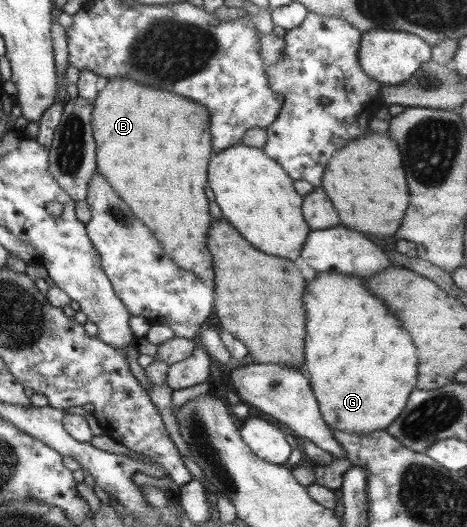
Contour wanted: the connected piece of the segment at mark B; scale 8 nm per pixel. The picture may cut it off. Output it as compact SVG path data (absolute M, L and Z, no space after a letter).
M119 78L107 79L107 82L103 89L97 91L97 97L93 101L90 116L90 125L92 128L92 137L95 141L95 164L96 170L105 178L105 182L113 188L113 192L129 206L129 210L133 212L133 216L137 220L141 220L153 234L153 238L161 244L163 252L166 256L169 256L173 260L173 264L177 264L179 268L195 274L199 280L212 280L213 281L213 267L212 267L212 256L207 248L207 231L211 224L211 215L207 209L207 198L203 193L206 184L206 170L207 162L212 156L210 138L211 133L209 132L209 114L207 110L195 102L187 100L187 98L179 98L177 94L167 94L167 92L157 92L157 90L147 90L147 86L143 88L145 84L133 84L129 80L119 80Z

